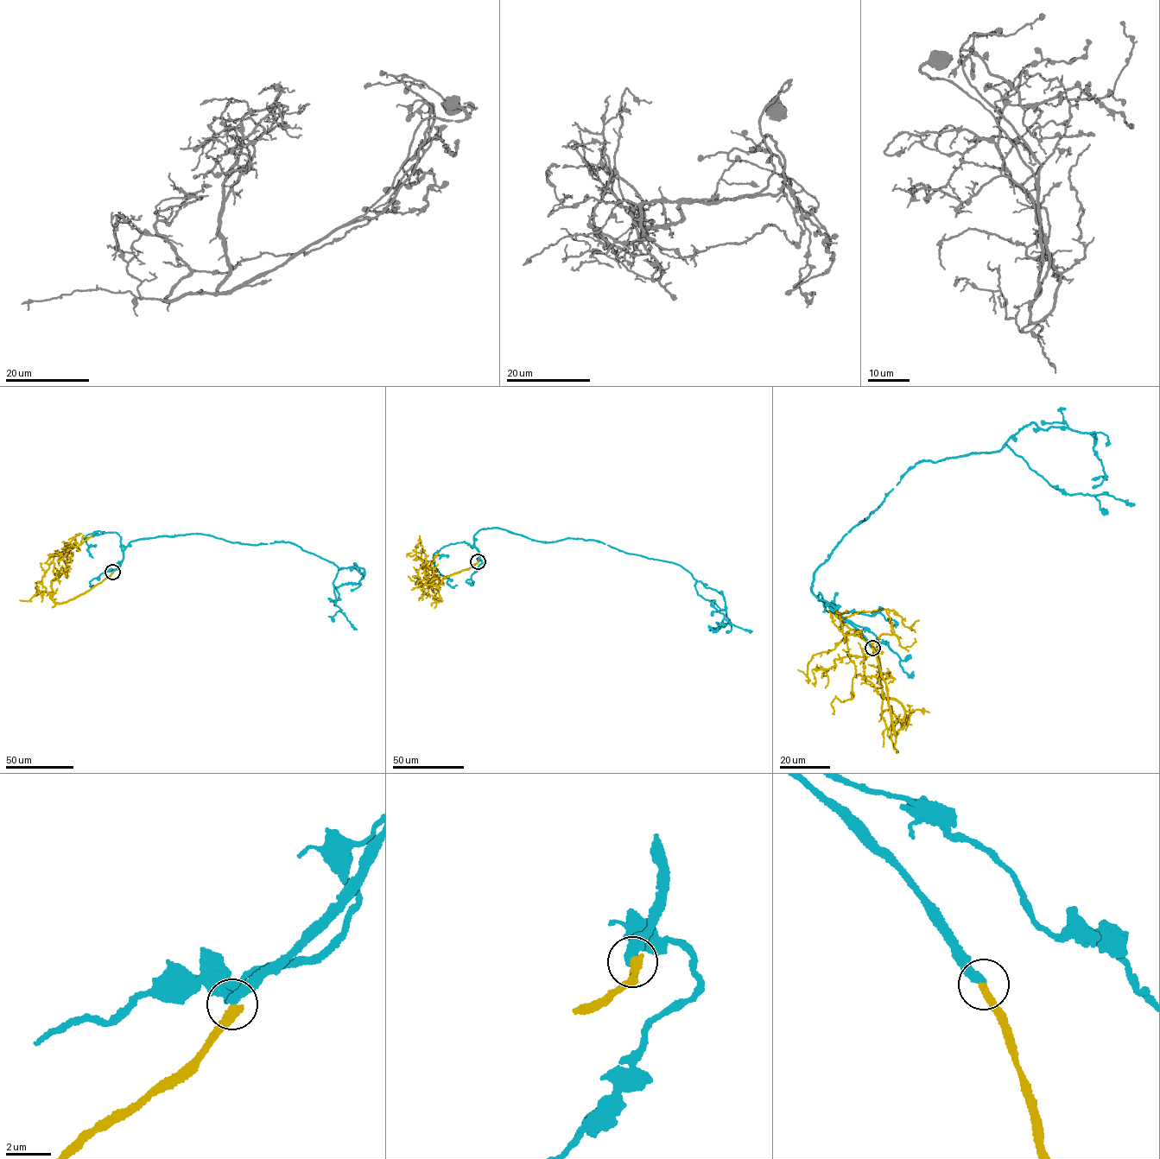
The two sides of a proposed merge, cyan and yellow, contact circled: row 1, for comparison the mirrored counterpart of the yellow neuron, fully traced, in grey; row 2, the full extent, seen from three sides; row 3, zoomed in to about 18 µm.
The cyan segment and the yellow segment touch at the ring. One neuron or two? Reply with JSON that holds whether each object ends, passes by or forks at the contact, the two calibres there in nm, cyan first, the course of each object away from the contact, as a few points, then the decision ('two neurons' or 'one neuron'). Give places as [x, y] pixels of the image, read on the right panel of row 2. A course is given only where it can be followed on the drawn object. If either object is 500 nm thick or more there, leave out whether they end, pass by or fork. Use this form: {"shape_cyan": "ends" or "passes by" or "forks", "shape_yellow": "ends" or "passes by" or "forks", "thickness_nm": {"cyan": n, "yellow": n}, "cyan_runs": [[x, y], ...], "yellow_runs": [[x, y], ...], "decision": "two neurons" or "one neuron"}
{"shape_cyan": "ends", "shape_yellow": "ends", "thickness_nm": {"cyan": 320, "yellow": 400}, "cyan_runs": [[872, 648], [812, 592], [814, 573], [920, 461], [998, 452], [1034, 422], [1093, 435], [1106, 475], [1092, 479]], "yellow_runs": [[872, 649], [895, 735], [903, 725], [904, 708], [884, 696], [876, 649], [841, 620], [889, 609], [915, 632]], "decision": "two neurons"}

